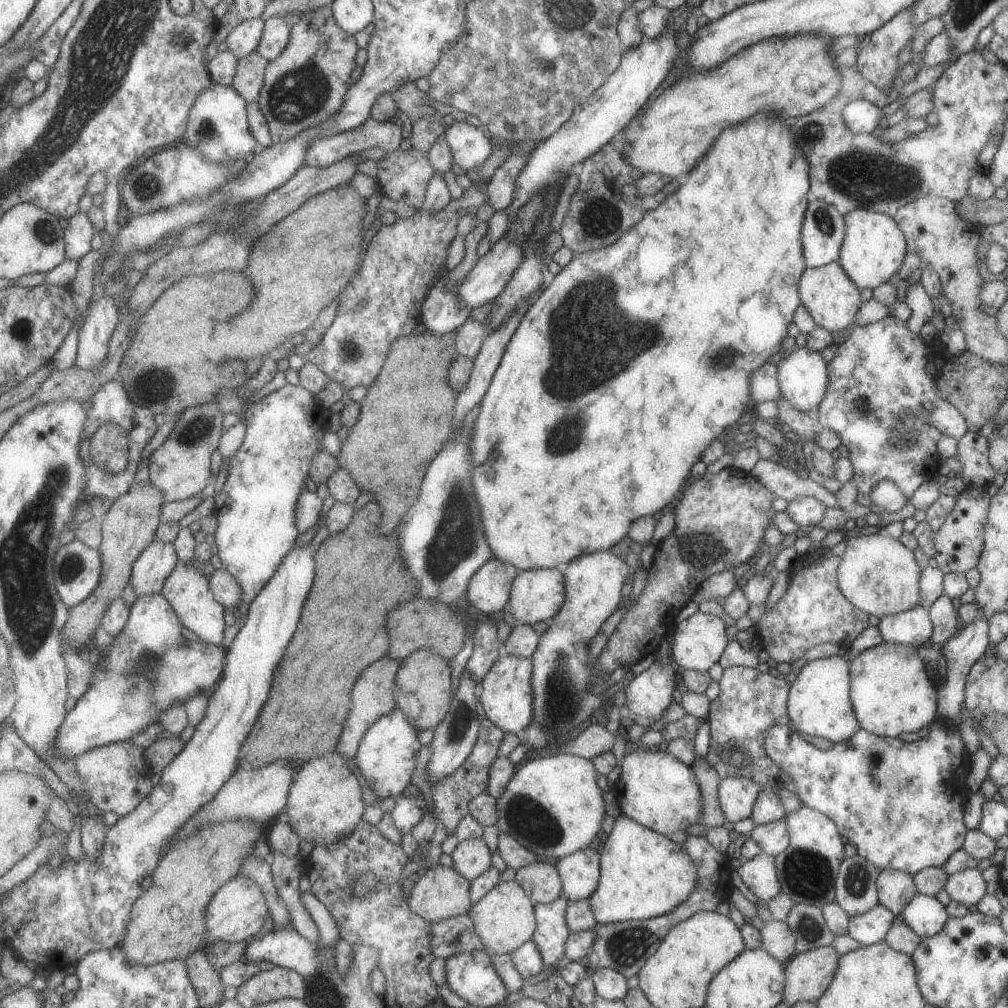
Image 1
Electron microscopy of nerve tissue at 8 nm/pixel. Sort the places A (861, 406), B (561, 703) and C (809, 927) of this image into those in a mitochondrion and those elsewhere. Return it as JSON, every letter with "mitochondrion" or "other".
{"A":"mitochondrion","B":"mitochondrion","C":"mitochondrion"}

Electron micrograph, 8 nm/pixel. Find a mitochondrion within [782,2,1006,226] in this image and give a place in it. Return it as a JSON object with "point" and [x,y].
{"point":[864,178]}

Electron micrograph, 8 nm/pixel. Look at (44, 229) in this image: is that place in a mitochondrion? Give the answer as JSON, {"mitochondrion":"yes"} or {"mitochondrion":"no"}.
{"mitochondrion":"yes"}

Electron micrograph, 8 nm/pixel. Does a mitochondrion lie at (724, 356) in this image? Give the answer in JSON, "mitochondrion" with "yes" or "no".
{"mitochondrion":"yes"}

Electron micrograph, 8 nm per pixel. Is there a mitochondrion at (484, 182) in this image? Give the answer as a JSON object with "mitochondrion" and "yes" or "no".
{"mitochondrion":"no"}

